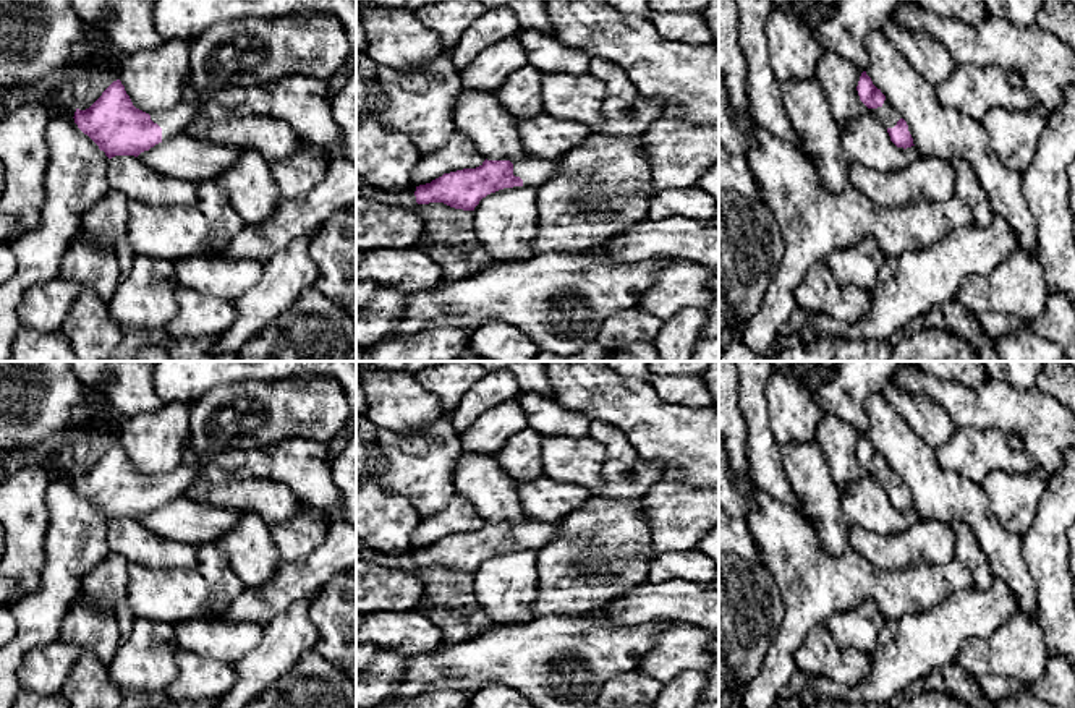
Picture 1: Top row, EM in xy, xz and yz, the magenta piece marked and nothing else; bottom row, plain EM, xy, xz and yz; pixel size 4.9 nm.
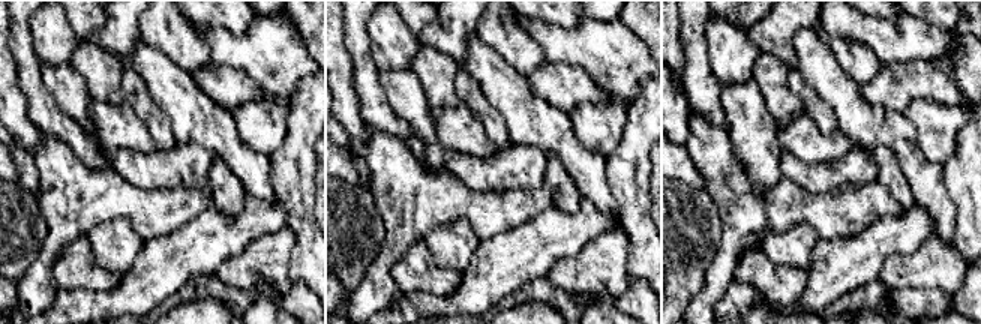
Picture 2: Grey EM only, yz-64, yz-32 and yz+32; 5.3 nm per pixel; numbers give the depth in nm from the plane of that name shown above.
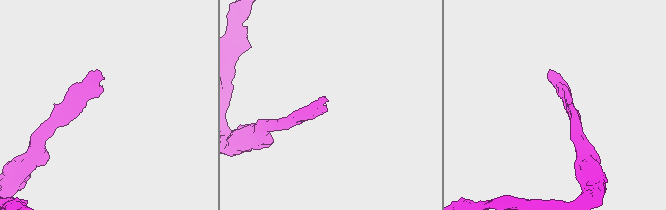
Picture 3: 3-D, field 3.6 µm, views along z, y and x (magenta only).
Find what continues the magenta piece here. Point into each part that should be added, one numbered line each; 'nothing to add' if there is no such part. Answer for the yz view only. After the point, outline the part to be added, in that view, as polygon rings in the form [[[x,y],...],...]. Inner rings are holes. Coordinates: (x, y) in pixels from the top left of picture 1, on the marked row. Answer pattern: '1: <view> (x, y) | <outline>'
1: yz (888, 115) | [[[884,100],[881,107],[869,110],[886,128],[894,128],[902,118],[900,113],[887,100]]]

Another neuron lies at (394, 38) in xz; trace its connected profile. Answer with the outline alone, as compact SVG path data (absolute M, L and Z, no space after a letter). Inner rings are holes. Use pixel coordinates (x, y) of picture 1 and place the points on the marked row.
M358 2L366 32L364 52L379 66L421 70L442 52L437 34L426 28L413 11L393 10Z

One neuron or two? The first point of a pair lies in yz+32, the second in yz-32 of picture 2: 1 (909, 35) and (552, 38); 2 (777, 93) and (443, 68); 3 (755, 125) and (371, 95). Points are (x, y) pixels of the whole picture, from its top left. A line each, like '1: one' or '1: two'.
1: one
2: one
3: two

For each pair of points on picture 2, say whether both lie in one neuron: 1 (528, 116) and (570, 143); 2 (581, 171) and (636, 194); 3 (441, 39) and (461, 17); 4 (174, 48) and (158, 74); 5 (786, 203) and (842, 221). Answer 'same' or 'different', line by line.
1: same
2: different
3: same
4: different
5: same

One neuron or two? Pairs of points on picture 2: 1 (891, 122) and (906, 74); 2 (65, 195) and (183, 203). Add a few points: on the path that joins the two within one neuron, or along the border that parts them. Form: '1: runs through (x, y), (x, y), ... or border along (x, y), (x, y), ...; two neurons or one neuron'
1: border along (863, 96), (867, 102), (902, 113); two neurons
2: runs through (95, 197), (153, 203); one neuron

